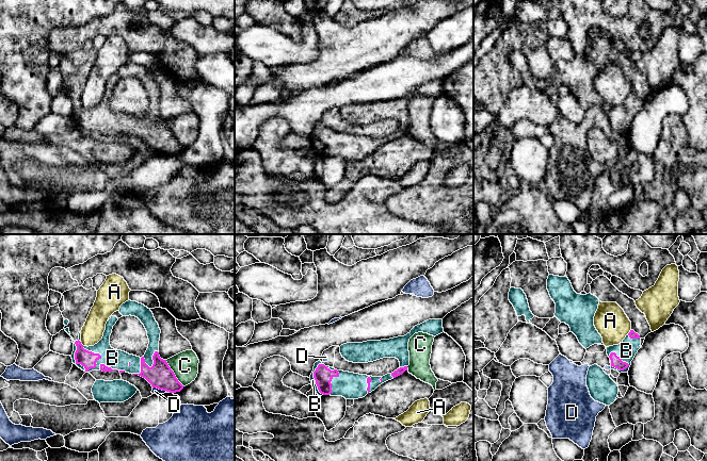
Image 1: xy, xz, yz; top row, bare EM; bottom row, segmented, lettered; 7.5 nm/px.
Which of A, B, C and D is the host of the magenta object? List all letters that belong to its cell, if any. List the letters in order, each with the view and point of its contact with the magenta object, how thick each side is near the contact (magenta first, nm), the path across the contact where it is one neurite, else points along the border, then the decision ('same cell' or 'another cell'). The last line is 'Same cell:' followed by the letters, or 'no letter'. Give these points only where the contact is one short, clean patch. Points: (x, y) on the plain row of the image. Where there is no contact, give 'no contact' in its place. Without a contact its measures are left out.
A: yz (630, 93) | 60/240 nm | along yz (630, 91), (627, 95) | another cell
B: yz (621, 120) | 90/150 nm | same cell
C: xy (173, 134) | 190/200 nm | along xy (165, 121), (175, 138), (183, 147) | another cell
D: xy (161, 150) | 190/50 nm | another cell
Same cell: B

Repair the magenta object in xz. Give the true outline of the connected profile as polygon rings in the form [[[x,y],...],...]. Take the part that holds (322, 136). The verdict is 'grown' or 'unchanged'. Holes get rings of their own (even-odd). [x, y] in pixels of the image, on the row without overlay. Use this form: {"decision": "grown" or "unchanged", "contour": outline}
{"decision": "grown", "contour": [[[429,81],[415,87],[409,95],[389,101],[347,104],[340,108],[340,115],[349,124],[368,125],[383,119],[396,119],[400,129],[383,138],[372,138],[325,128],[321,122],[315,125],[310,136],[312,150],[319,158],[342,158],[346,161],[358,161],[374,152],[382,145],[391,142],[409,127],[409,100],[418,94],[436,98],[444,94],[443,81]]]}

